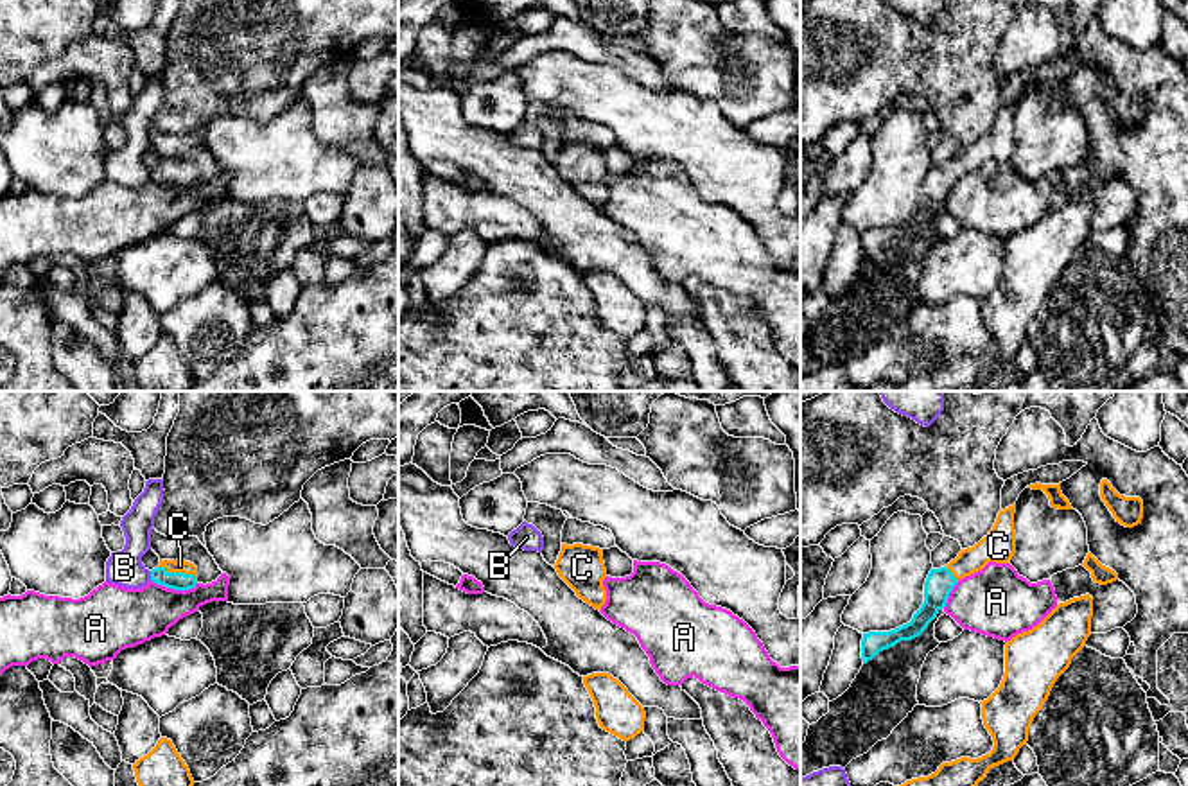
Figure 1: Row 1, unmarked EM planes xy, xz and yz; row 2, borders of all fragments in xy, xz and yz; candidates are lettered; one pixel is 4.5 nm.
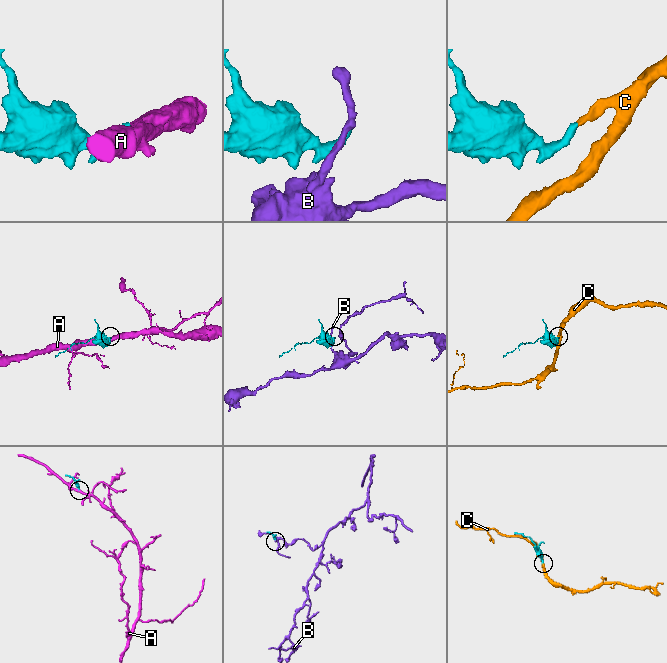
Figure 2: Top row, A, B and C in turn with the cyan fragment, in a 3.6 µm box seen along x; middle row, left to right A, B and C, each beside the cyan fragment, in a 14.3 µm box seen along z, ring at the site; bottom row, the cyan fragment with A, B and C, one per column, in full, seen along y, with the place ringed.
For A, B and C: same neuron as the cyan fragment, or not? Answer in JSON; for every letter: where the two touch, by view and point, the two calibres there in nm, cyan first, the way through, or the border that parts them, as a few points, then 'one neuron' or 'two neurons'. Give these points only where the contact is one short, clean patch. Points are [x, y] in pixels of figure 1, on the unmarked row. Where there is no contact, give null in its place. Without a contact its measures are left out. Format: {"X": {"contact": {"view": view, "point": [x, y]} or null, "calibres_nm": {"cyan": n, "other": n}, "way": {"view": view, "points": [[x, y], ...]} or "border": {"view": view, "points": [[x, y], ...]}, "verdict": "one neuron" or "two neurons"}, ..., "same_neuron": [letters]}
{"A": {"contact": {"view": "xy", "point": [174, 187]}, "calibres_nm": {"cyan": 80, "other": 260}, "border": {"view": "xy", "points": [[151, 178], [174, 187], [192, 187], [196, 183]]}, "verdict": "two neurons"}, "B": {"contact": {"view": "xy", "point": [151, 174]}, "calibres_nm": {"cyan": 80, "other": 160}, "verdict": "two neurons"}, "C": {"contact": {"view": "xy", "point": [180, 171]}, "calibres_nm": {"cyan": 80, "other": 60}, "way": {"view": "xy", "points": [[171, 178], [180, 171], [180, 164]]}, "verdict": "one neuron"}, "same_neuron": ["C"]}

